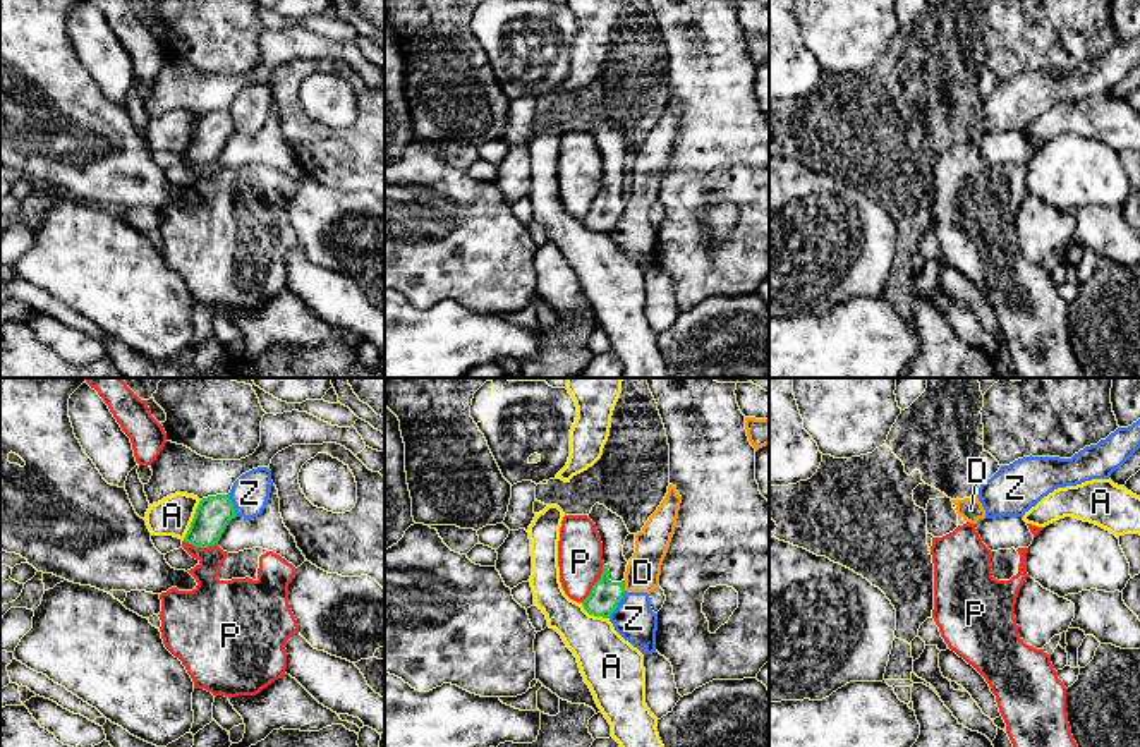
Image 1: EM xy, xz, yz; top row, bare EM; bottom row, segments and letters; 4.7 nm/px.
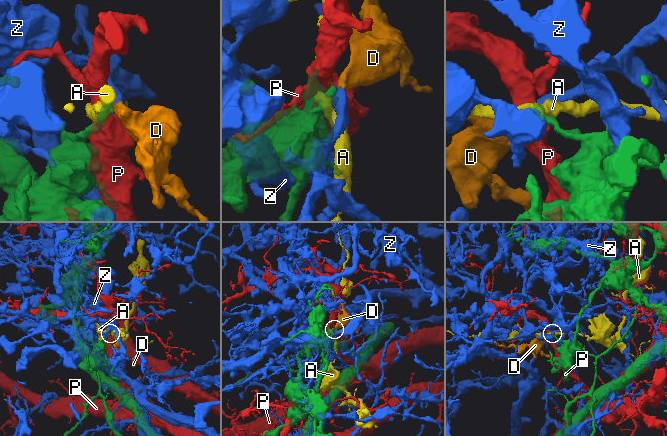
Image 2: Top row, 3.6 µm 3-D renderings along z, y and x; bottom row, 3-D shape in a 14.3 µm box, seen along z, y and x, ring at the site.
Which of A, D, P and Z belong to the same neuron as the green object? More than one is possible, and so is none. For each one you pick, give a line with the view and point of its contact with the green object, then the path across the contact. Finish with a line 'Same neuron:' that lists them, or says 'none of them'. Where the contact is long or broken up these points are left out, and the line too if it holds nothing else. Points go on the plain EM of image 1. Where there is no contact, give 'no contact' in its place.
Same neuron: none of them

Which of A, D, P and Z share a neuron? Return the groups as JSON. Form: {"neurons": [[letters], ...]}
{"neurons": [["A"], ["D", "Z"], ["P"]]}

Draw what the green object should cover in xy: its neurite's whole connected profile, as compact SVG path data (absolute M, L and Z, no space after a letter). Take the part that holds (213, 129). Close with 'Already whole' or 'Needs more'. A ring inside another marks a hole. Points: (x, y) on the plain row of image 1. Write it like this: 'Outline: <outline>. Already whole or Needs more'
Outline: M228 110L203 113L196 124L184 156L196 163L215 161L225 148L228 137L235 132L237 129Z. Already whole

